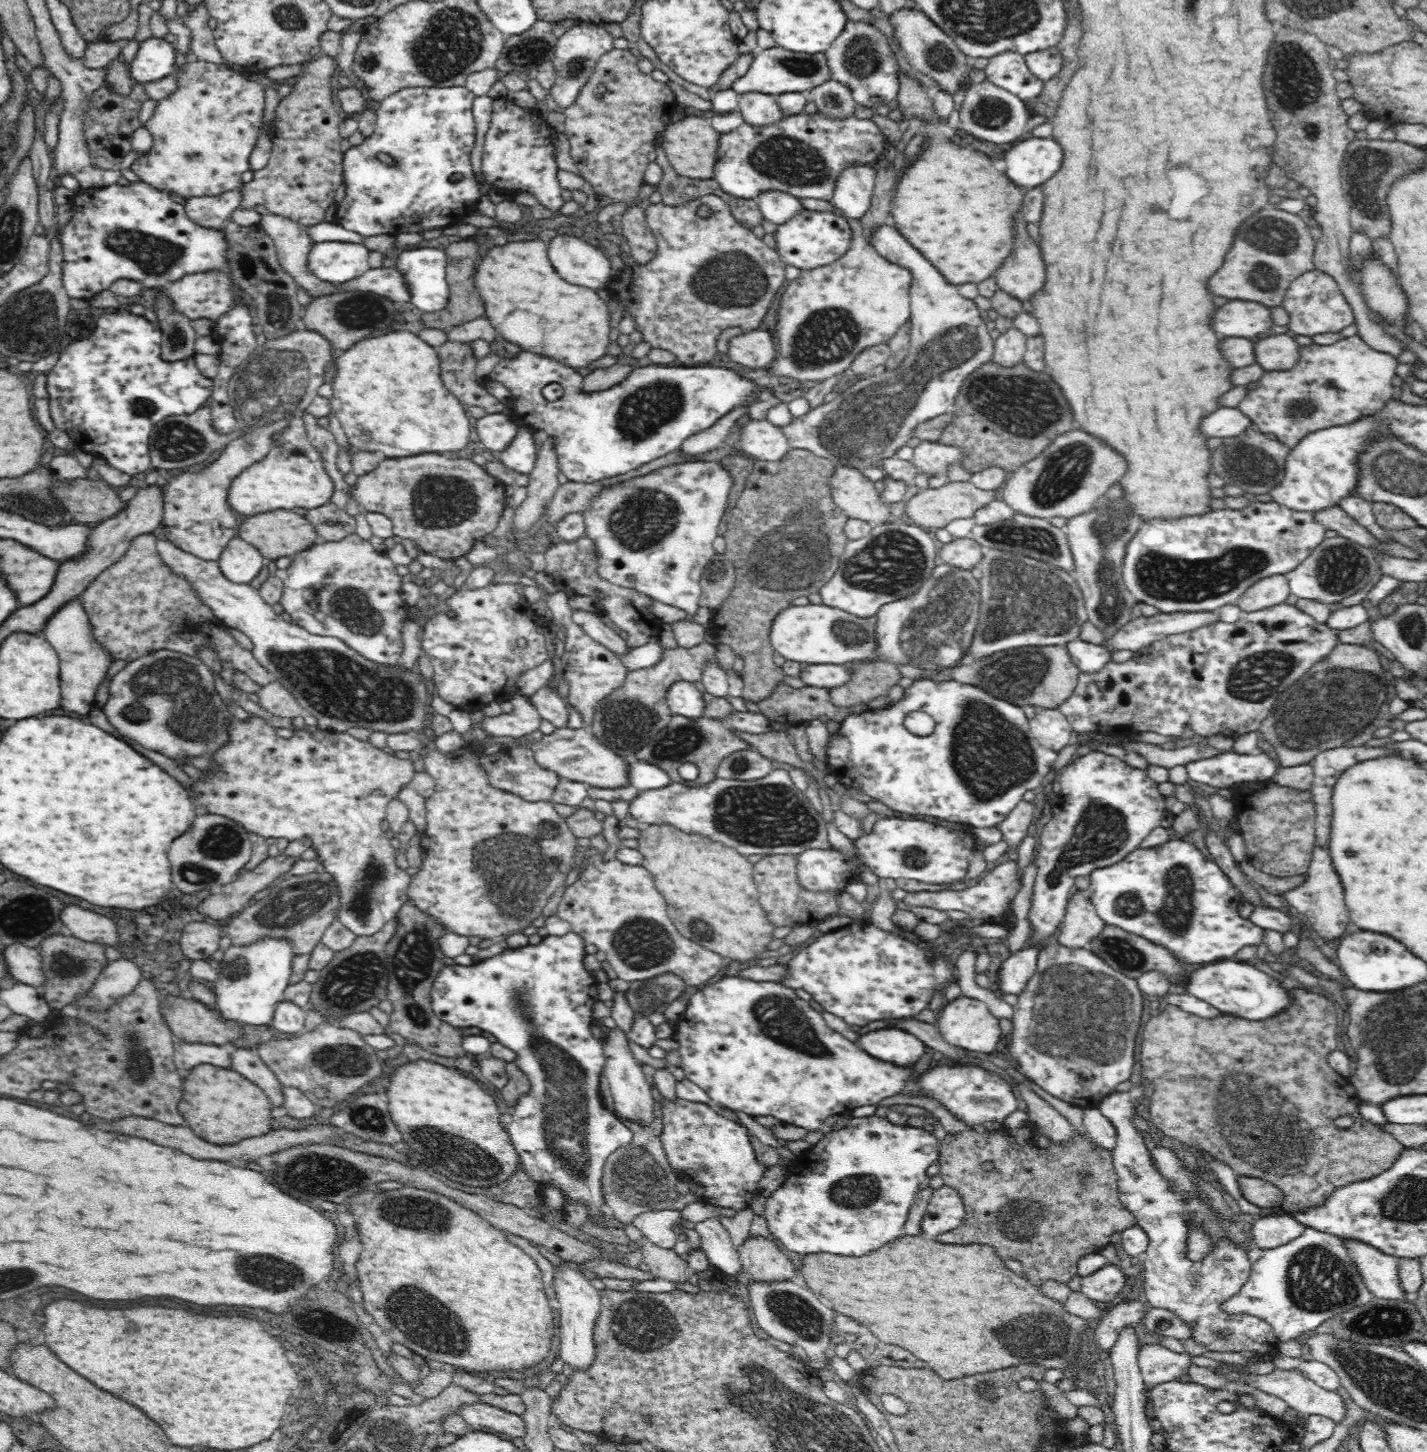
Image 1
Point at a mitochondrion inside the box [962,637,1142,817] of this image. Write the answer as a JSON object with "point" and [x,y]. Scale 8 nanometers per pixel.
{"point":[992,680]}

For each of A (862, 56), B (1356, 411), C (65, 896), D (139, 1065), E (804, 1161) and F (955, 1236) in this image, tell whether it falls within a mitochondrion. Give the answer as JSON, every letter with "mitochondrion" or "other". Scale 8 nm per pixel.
{"A":"mitochondrion","B":"other","C":"other","D":"mitochondrion","E":"other","F":"other"}

